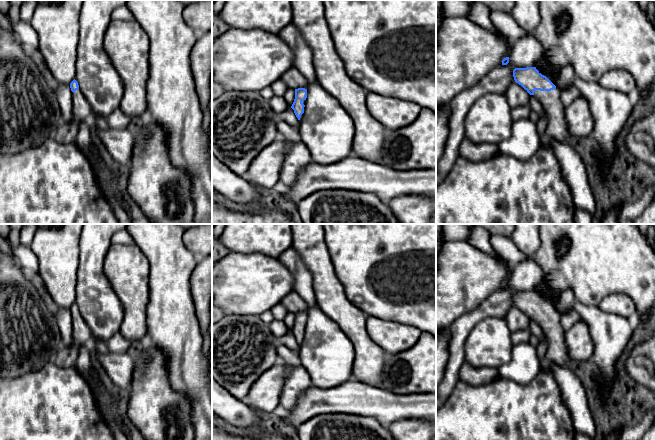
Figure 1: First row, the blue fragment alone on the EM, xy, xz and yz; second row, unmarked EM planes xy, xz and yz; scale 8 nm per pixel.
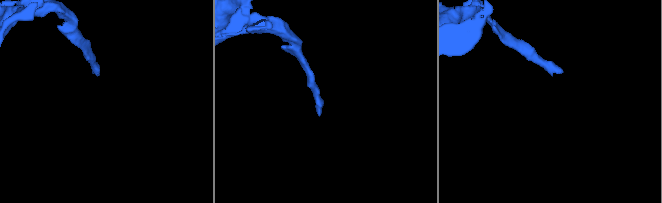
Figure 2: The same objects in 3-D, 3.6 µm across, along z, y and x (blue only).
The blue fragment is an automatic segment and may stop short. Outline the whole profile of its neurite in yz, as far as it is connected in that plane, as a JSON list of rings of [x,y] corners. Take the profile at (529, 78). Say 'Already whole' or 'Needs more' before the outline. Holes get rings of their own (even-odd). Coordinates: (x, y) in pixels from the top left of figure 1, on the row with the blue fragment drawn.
Needs more. [[[536,67],[515,68],[513,77],[530,95],[534,95],[547,113],[546,138],[568,143],[569,133],[565,119],[565,107],[560,101],[560,90]]]

